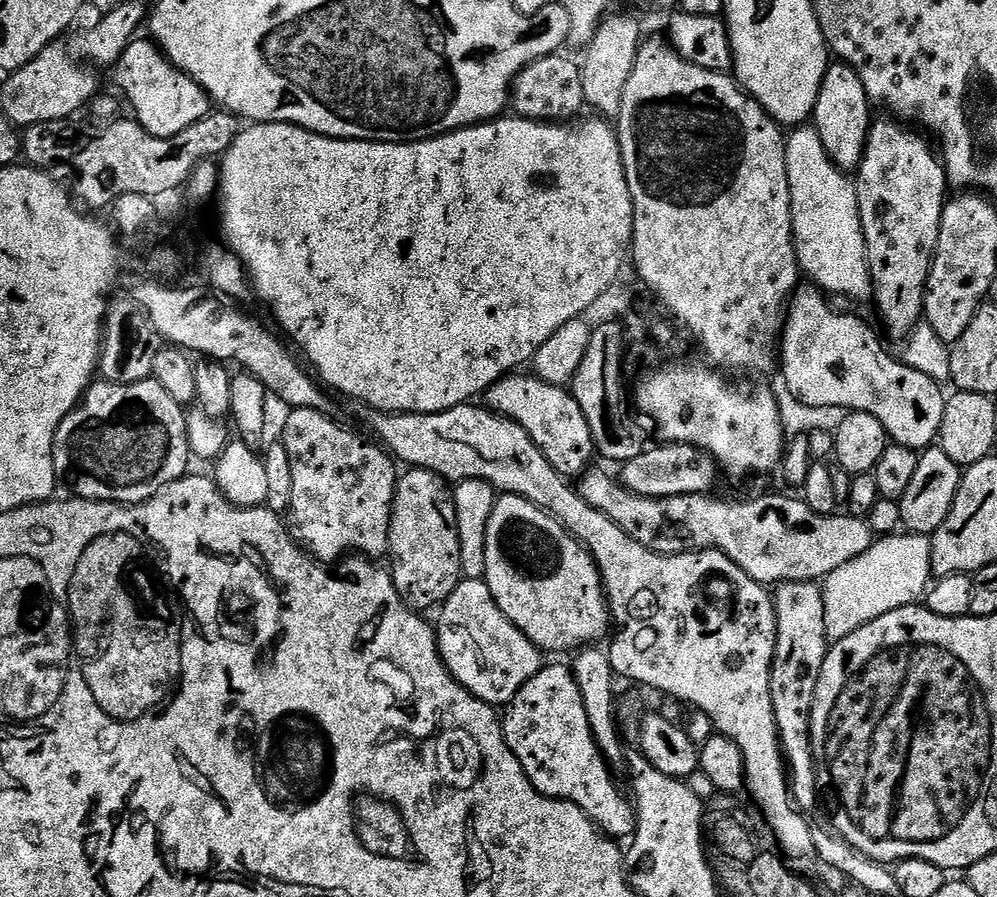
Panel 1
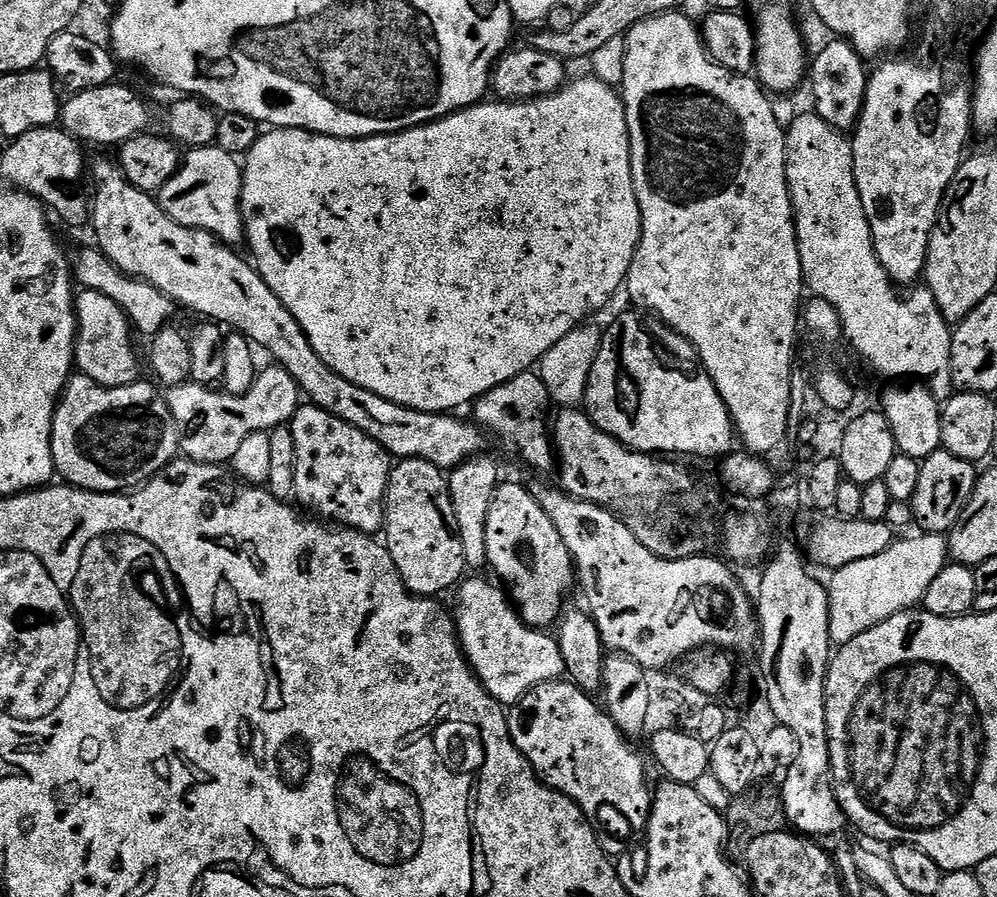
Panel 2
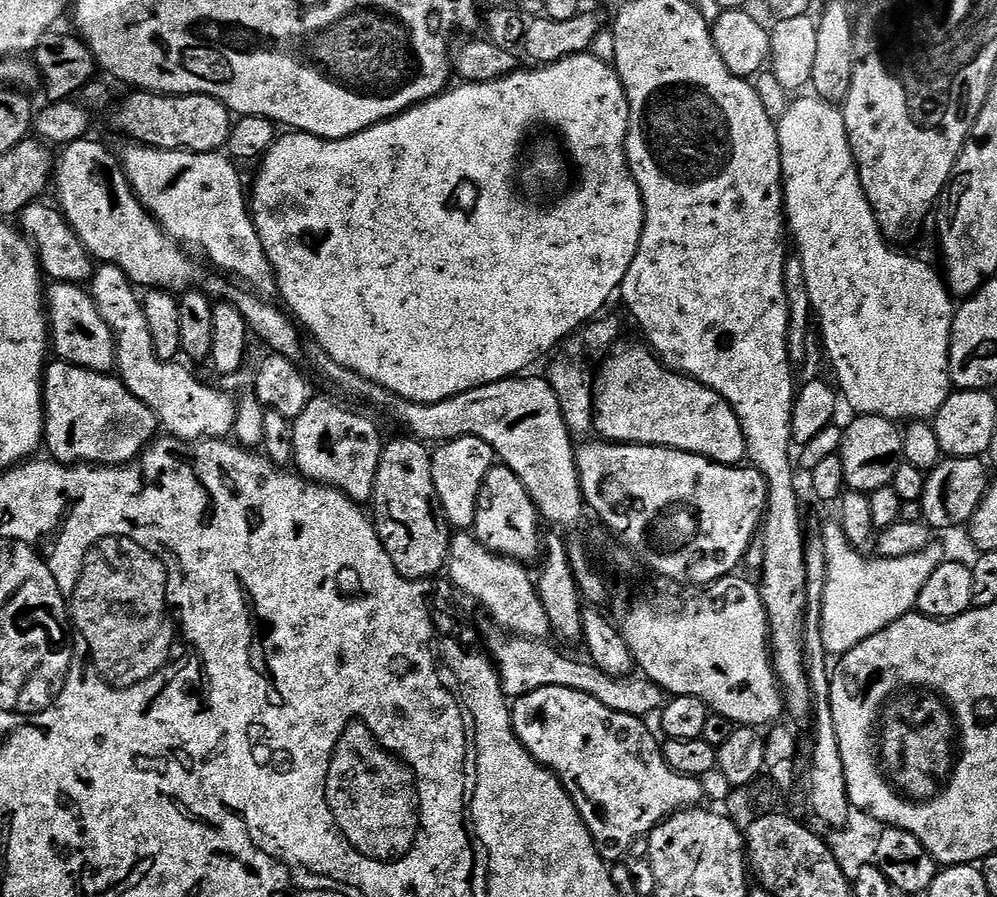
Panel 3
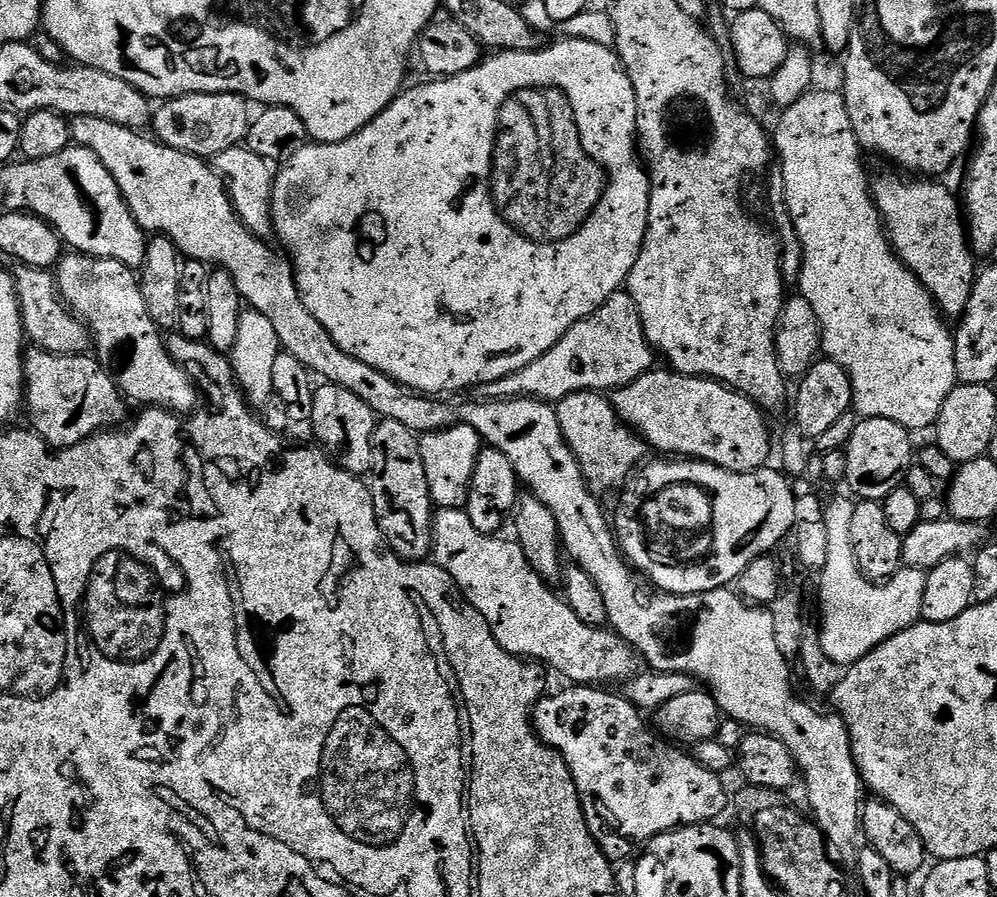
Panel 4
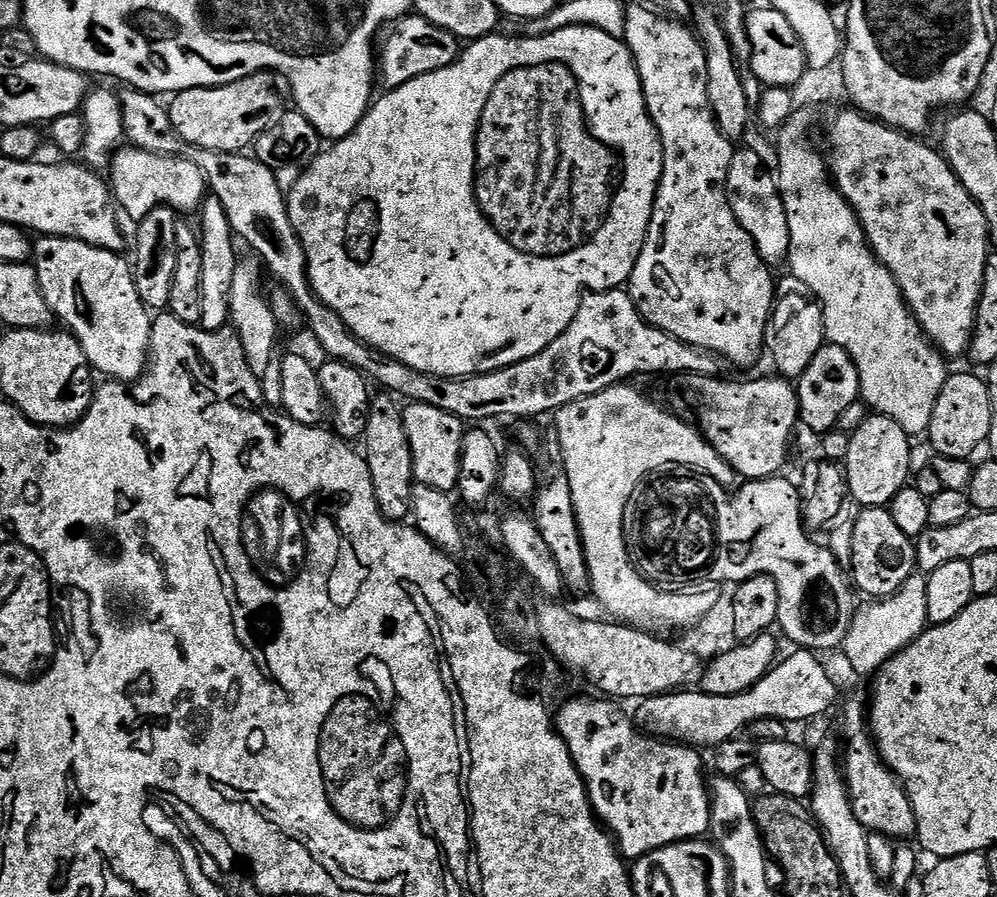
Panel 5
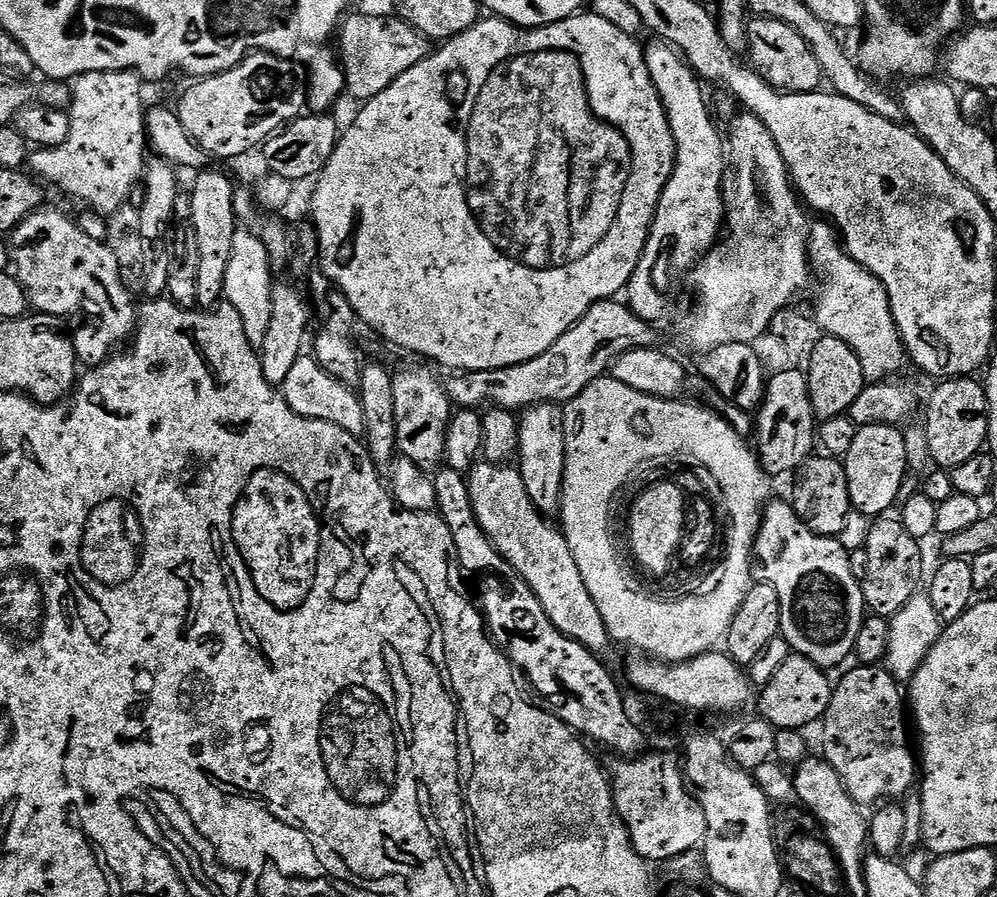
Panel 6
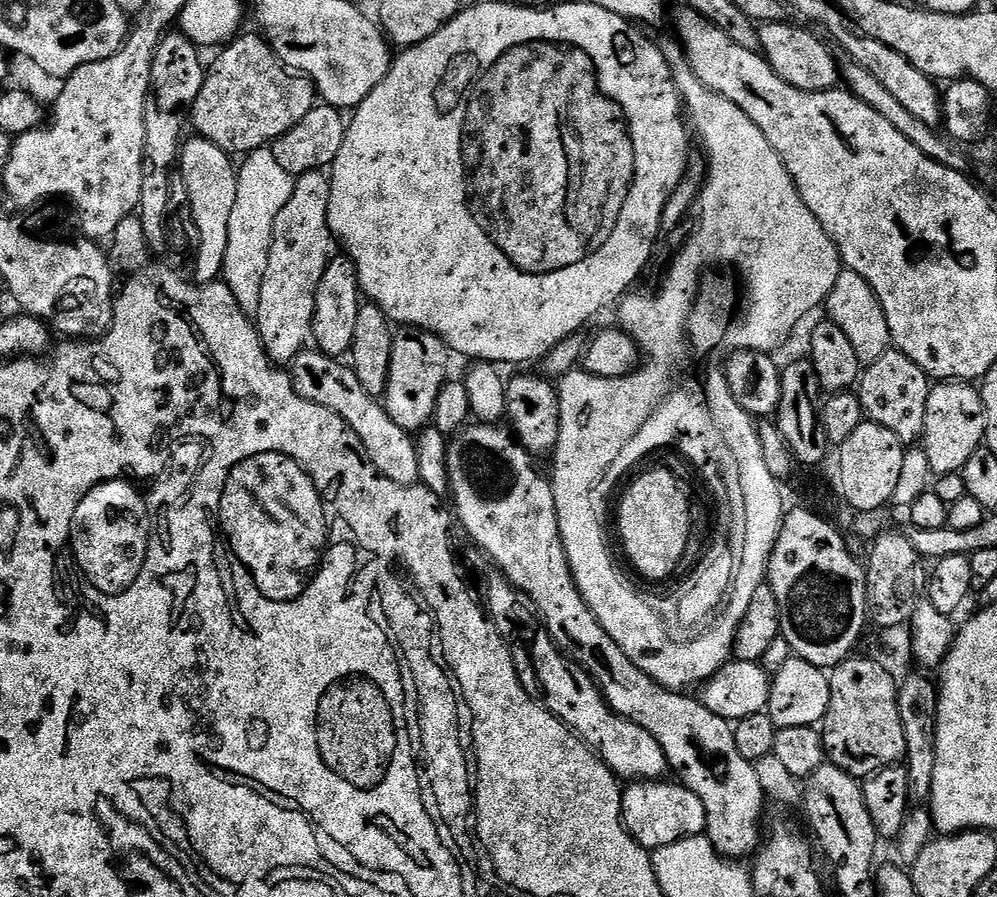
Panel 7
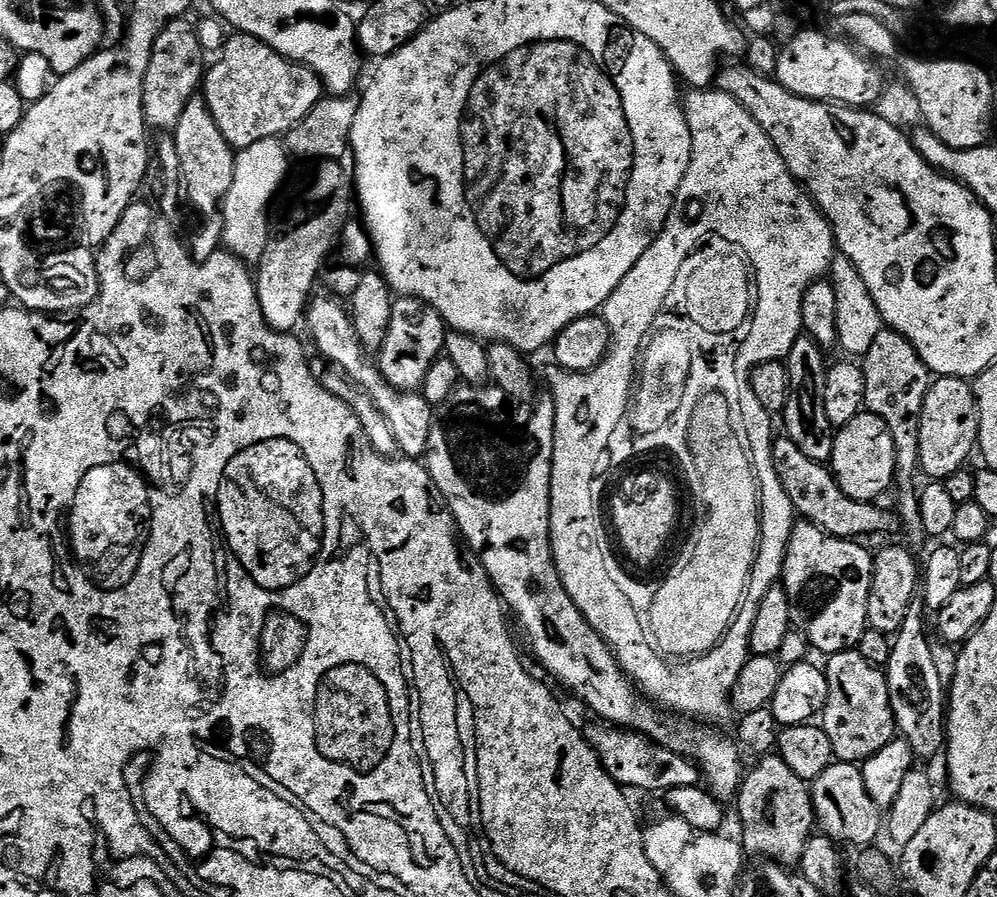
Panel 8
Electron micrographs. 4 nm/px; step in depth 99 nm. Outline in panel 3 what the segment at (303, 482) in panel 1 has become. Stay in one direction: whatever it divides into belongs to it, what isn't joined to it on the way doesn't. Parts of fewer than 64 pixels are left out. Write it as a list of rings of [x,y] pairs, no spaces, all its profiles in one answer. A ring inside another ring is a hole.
[[[317,395],[306,406],[306,410],[298,414],[292,430],[292,459],[299,475],[316,484],[336,488],[361,506],[371,501],[385,441],[380,440],[380,432],[370,417],[363,416],[360,412],[351,412],[350,409]]]

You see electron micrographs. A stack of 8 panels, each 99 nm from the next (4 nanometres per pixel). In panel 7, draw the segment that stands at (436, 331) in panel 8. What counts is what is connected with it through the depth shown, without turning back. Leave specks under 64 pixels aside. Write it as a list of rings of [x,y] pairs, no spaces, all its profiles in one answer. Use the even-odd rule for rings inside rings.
[[[404,326],[395,333],[393,353],[390,354],[389,380],[382,403],[394,422],[409,434],[419,433],[433,423],[439,392],[443,390],[448,375],[448,349],[432,332]]]

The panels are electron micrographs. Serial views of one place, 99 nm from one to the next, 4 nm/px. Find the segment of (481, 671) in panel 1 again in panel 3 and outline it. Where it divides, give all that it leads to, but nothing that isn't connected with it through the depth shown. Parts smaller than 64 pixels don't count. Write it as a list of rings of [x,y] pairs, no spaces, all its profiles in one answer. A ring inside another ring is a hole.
[[[492,630],[486,636],[486,651],[500,675],[500,685],[509,698],[525,696],[546,686],[562,686],[570,690],[578,690],[582,694],[590,694],[590,698],[598,698],[602,706],[610,706],[610,710],[645,718],[652,711],[663,709],[666,704],[666,693],[643,674],[627,676],[611,676],[591,662],[583,659],[571,660],[563,656],[556,648],[551,648],[544,640],[529,640],[526,636],[513,636],[503,630]]]

